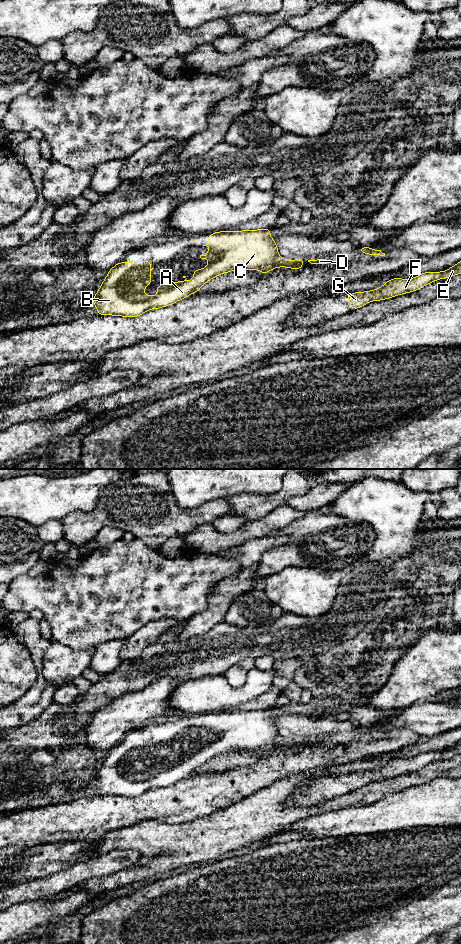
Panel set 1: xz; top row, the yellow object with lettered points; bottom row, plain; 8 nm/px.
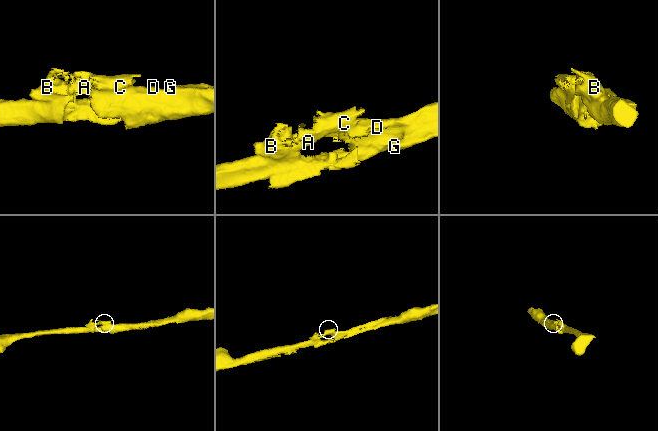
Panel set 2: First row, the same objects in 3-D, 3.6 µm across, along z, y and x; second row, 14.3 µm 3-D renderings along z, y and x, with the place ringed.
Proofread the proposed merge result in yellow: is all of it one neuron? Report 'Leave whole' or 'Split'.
Split

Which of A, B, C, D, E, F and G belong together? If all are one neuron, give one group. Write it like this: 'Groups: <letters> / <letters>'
Groups: A B / C D E F G

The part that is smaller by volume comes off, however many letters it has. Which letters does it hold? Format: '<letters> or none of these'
A, B

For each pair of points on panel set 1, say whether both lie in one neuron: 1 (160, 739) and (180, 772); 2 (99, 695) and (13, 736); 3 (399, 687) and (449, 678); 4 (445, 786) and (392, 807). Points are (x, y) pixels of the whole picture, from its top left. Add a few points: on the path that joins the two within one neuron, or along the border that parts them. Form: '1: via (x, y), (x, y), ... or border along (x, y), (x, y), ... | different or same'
1: via (130, 753), (115, 761), (116, 774), (150, 775) | same
2: via (78, 714), (64, 726), (34, 734) | same
3: via (411, 680), (413, 678), (437, 678) | same
4: via (432, 799), (426, 805), (405, 807) | same

